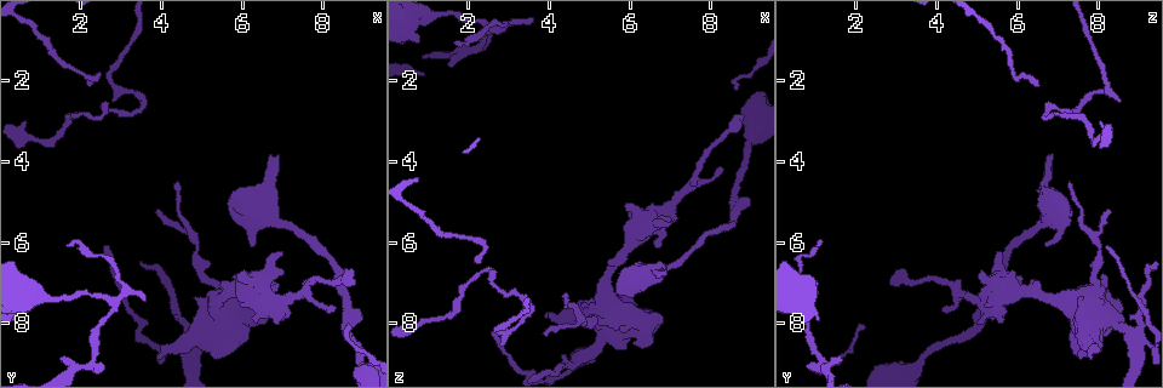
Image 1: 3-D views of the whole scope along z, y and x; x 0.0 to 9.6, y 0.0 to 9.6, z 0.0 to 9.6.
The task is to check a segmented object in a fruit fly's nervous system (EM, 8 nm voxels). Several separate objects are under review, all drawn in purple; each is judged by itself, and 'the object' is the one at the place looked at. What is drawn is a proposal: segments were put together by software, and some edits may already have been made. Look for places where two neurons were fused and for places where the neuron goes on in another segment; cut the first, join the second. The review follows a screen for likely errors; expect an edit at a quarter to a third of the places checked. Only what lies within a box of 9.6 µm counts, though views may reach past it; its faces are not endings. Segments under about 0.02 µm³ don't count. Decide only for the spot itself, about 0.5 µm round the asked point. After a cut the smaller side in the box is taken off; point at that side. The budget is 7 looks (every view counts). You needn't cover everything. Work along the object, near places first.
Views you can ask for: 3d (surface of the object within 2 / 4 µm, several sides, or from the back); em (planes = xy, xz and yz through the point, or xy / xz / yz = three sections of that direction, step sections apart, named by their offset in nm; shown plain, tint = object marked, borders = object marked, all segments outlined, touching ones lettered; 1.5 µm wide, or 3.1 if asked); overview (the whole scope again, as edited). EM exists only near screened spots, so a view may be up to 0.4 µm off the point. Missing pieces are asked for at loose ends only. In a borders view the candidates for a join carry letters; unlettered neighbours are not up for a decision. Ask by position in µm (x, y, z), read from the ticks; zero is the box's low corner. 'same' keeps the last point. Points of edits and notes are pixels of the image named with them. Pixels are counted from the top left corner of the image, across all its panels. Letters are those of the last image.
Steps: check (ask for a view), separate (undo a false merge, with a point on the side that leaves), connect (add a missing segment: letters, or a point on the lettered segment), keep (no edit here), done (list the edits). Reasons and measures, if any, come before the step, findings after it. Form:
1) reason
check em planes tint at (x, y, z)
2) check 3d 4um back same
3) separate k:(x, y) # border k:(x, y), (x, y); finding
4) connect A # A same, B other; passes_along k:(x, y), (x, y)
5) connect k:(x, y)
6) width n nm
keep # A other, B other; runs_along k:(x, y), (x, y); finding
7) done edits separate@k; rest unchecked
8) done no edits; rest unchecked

sharp bend
check em planes tint at (2.75, 2.00, 8.15)

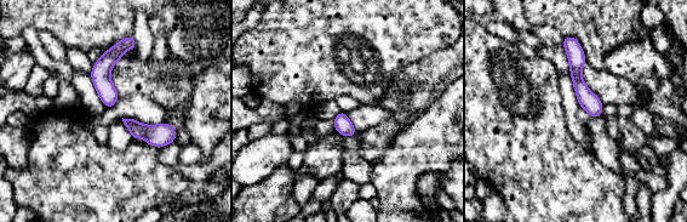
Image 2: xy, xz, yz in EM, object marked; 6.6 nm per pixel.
check em planes borders same

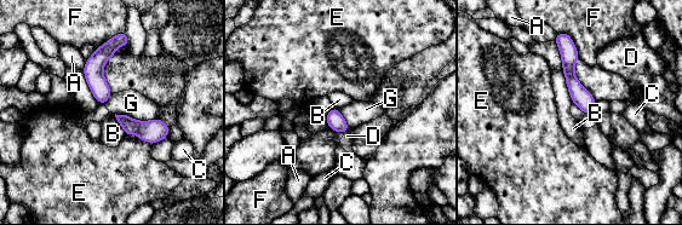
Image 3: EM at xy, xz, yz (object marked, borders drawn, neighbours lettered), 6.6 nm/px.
keep # A other, B other, C other, D other, E other, F other, G other; continuous, no second neuron

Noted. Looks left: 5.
calibre changes
check 3d 4um at (4.60, 8.50, 7.80)

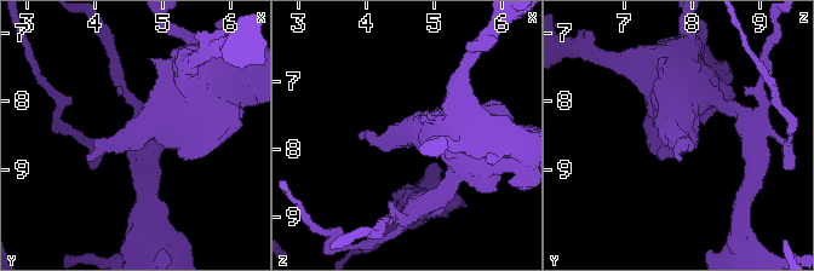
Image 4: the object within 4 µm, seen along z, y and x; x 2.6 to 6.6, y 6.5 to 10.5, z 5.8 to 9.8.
now the EM
check em planes plain at (4.60, 8.50, 7.80)

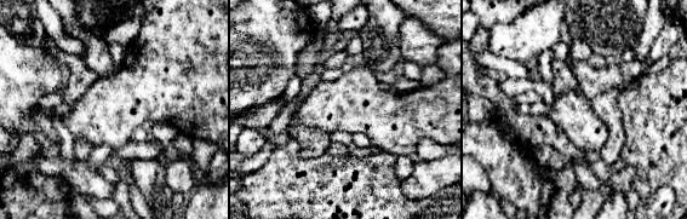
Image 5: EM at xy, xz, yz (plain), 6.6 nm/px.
check em planes borders same

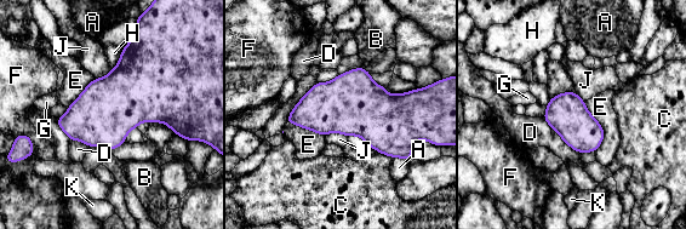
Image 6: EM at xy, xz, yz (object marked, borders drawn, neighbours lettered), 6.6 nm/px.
keep # A other, B other, C other, D other, E other, F other, G other, H other, J other, K other; border 6:(325, 135), (341, 132), (348, 136); continuous, no second neuron

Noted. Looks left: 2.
done no edits; rest unchecked

